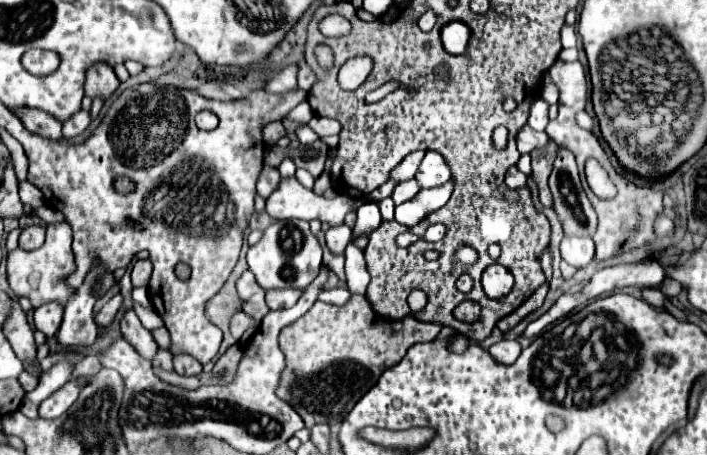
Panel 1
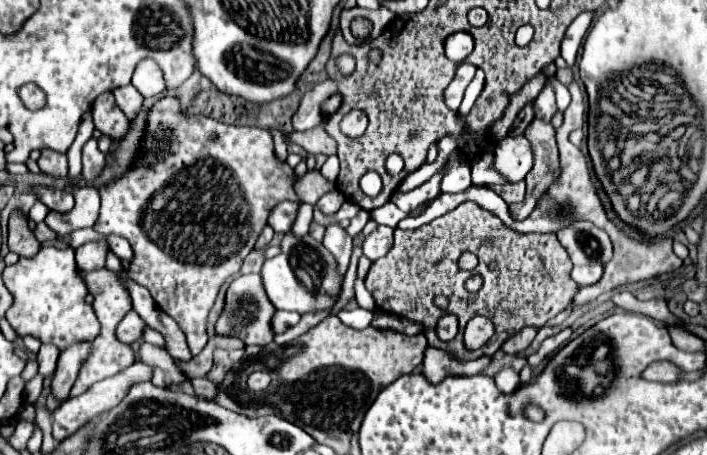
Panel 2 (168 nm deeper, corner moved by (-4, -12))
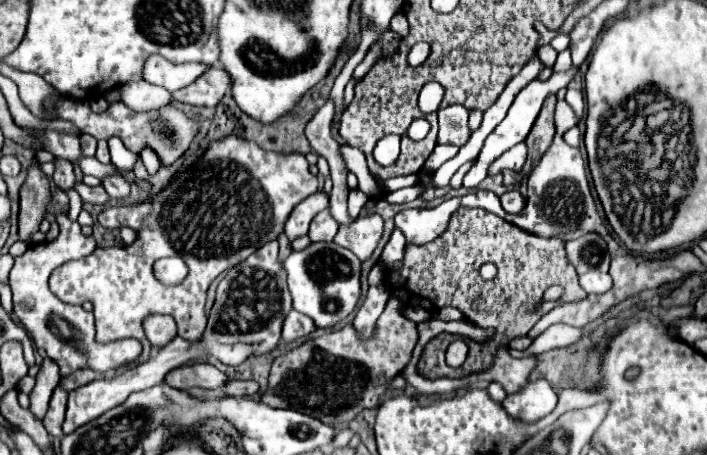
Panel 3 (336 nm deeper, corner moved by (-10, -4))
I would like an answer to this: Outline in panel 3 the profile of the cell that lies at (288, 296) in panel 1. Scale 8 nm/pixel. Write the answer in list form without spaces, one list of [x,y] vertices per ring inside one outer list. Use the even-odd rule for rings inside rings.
[[[292,310],[286,320],[284,320],[284,328],[282,328],[282,338],[284,342],[294,342],[302,336],[308,336],[316,330],[316,326],[312,324],[312,320],[308,320],[308,316]]]

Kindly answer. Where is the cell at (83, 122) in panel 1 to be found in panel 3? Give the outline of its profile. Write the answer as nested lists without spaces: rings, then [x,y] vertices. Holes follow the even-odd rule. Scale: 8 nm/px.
[[[110,176],[102,182],[102,186],[106,188],[106,192],[116,198],[116,200],[122,200],[126,196],[130,196],[130,184],[126,180],[122,180],[120,176]]]

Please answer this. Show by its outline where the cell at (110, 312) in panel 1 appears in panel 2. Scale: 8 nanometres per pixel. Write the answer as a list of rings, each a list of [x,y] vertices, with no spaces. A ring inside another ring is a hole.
[[[130,310],[130,312],[122,318],[122,322],[118,324],[118,328],[116,328],[116,338],[118,338],[120,342],[124,342],[124,344],[132,344],[134,340],[138,340],[138,338],[142,336],[142,324],[144,324],[144,320],[142,320],[134,310]]]

